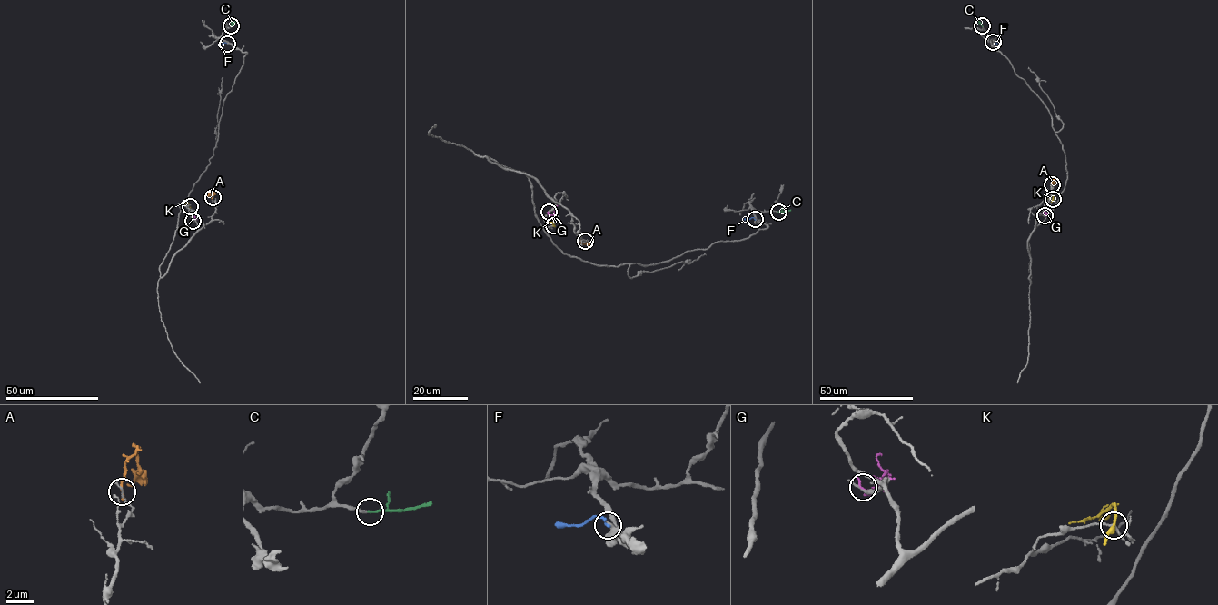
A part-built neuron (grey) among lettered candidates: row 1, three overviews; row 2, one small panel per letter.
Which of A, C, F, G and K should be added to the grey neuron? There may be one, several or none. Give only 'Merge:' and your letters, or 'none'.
Merge: C

